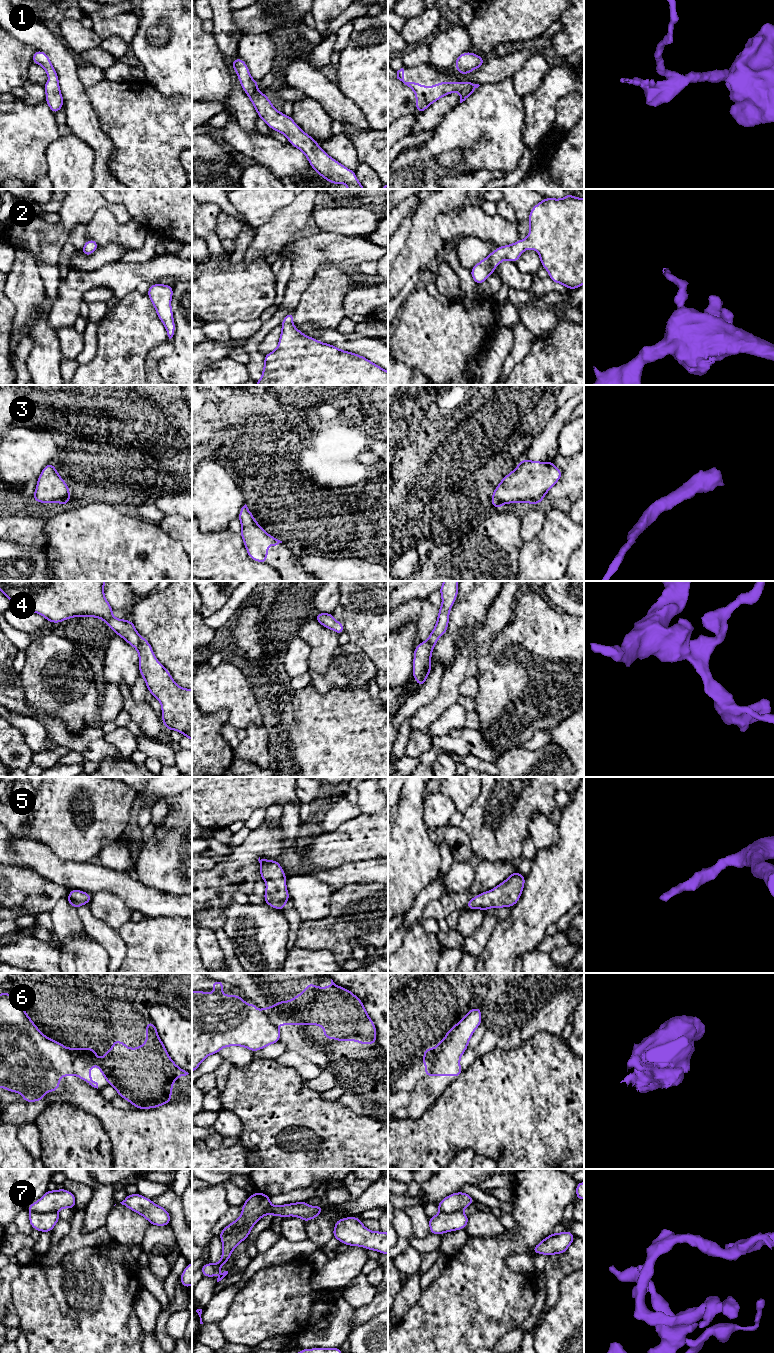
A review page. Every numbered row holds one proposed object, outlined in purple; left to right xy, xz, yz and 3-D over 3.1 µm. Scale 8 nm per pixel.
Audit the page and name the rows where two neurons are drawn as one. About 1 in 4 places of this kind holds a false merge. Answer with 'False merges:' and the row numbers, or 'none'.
False merges: 6, 7

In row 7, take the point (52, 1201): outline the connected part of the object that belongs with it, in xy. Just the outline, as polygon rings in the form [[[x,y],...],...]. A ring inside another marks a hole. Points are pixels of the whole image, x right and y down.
[[[66,1189],[49,1191],[33,1204],[27,1207],[27,1210],[35,1213],[57,1212],[63,1208],[74,1209],[76,1205],[75,1196]]]

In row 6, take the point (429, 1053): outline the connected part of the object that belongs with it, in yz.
[[[441,1041],[438,1042],[438,1046],[436,1048],[424,1049],[424,1058],[421,1060],[421,1062],[427,1067],[427,1069],[424,1071],[424,1076],[429,1076],[431,1073],[433,1057],[437,1053],[440,1044]]]

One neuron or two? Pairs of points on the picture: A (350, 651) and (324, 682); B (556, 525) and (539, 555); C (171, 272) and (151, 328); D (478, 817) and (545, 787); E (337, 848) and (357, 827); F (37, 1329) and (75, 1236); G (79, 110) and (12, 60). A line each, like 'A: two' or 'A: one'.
A: one
B: one
C: two
D: one
E: one
F: two
G: two

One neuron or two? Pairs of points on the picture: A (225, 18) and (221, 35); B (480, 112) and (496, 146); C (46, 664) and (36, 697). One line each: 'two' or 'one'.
A: one
B: one
C: one

